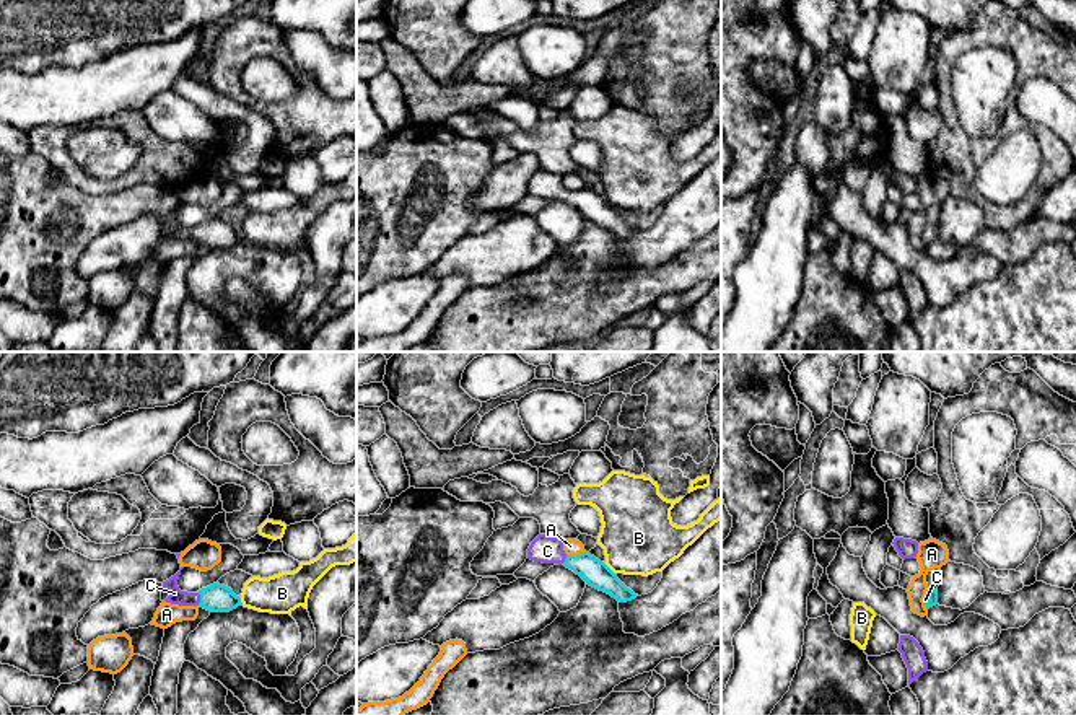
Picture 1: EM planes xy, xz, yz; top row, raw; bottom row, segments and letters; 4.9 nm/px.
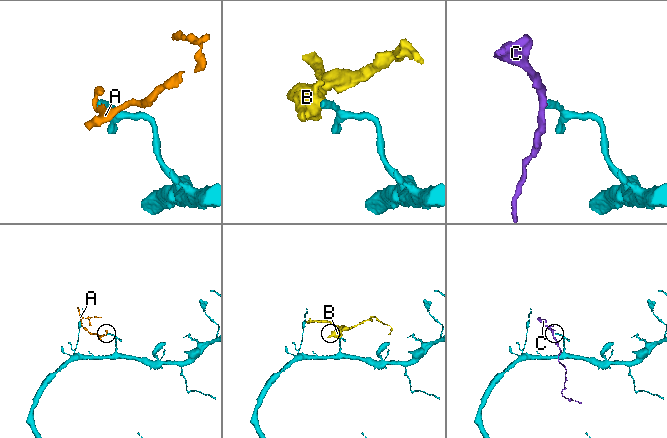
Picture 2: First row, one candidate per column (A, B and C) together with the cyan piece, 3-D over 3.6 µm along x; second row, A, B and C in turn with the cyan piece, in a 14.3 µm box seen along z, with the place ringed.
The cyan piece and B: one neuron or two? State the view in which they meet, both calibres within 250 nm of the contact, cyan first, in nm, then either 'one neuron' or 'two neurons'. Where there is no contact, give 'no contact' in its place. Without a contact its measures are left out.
xz | 140/360 nm | two neurons

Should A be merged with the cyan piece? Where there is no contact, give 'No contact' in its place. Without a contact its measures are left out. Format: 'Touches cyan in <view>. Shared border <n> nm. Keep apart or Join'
Touches cyan in xz. Shared border 100 nm. Keep apart

